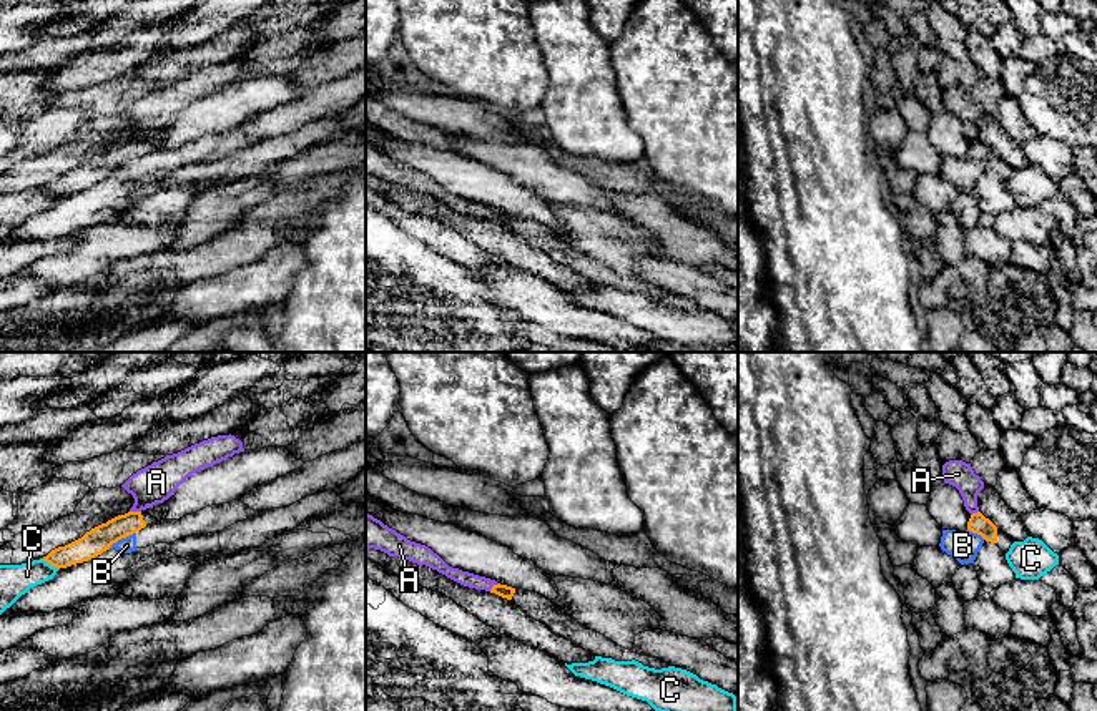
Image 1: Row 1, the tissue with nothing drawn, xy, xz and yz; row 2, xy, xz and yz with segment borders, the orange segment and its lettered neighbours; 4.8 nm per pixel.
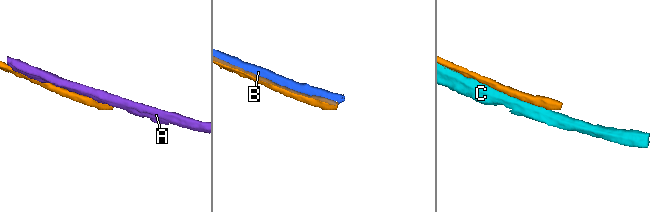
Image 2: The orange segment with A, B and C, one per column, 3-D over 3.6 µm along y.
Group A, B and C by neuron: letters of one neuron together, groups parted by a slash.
A / B / C

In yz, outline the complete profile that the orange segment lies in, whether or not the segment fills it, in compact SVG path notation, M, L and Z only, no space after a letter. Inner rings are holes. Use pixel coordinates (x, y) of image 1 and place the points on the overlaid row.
M981 512L972 513L967 522L967 530L981 535L986 542L996 543L1006 555L1014 543L1004 532L1001 532L989 518Z

